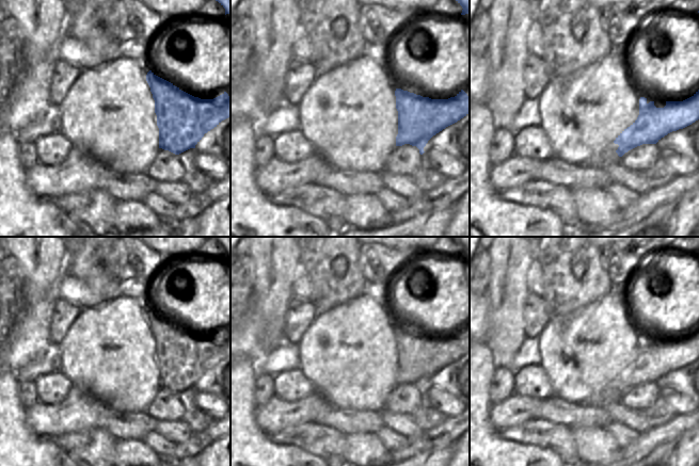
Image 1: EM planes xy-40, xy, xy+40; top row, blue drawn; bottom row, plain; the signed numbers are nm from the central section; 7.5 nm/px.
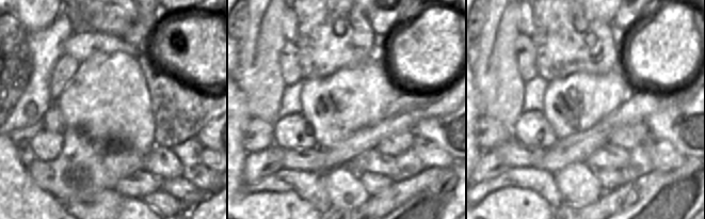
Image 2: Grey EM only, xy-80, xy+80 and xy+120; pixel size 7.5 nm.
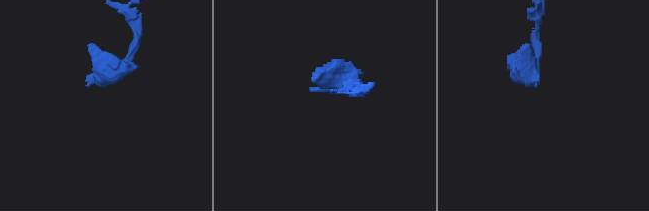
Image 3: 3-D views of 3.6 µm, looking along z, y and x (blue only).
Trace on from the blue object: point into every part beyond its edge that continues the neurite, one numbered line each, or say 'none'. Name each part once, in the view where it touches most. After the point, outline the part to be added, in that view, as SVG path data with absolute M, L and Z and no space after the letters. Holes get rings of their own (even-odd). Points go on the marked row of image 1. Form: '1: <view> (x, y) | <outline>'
1: xy+40 (609, 151) | M614 142L608 144L601 151L601 158L602 159L610 159L614 163L616 163L618 160L620 160L626 154L625 152L622 157L619 157L618 154L616 152L618 147L619 147L619 145L615 144Z

